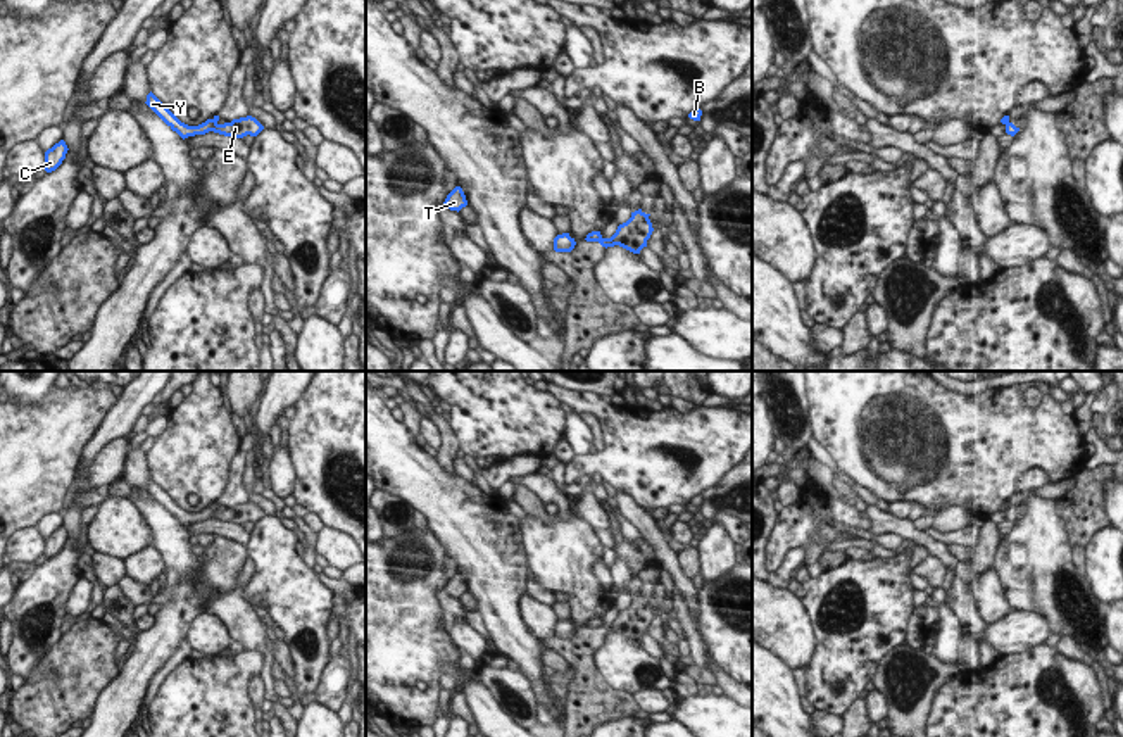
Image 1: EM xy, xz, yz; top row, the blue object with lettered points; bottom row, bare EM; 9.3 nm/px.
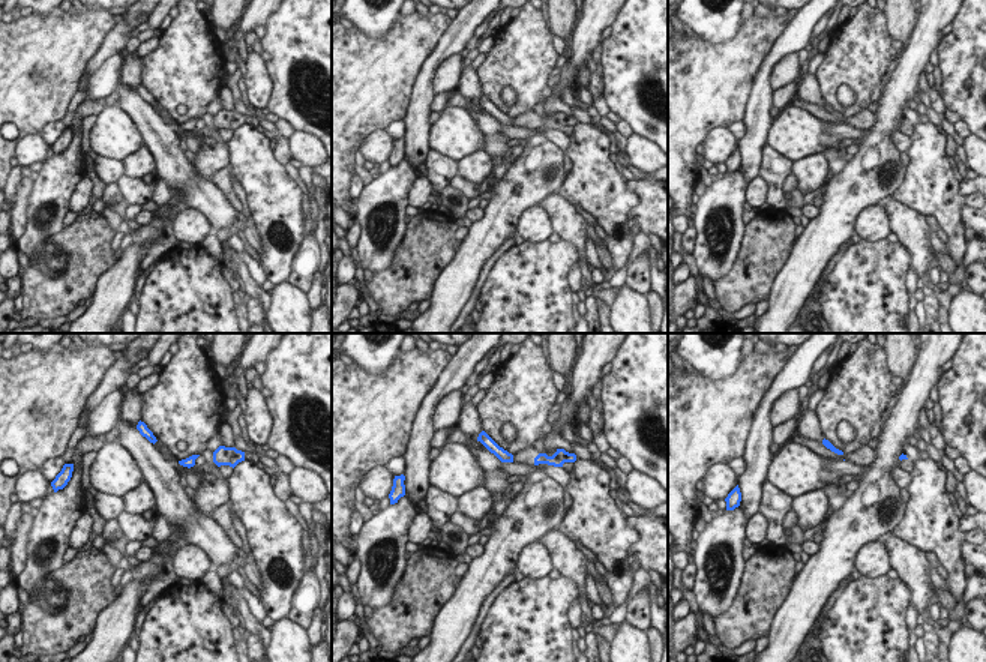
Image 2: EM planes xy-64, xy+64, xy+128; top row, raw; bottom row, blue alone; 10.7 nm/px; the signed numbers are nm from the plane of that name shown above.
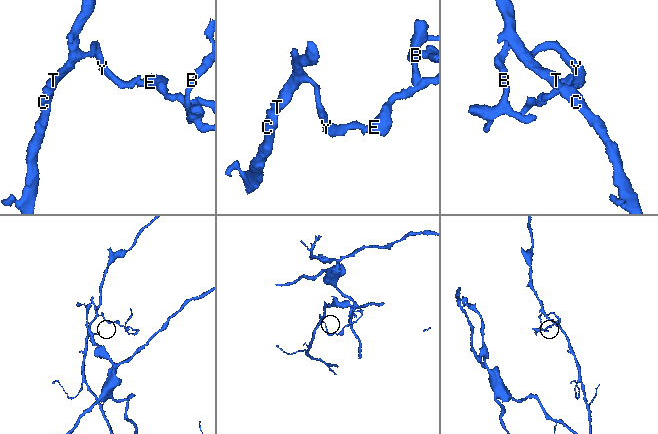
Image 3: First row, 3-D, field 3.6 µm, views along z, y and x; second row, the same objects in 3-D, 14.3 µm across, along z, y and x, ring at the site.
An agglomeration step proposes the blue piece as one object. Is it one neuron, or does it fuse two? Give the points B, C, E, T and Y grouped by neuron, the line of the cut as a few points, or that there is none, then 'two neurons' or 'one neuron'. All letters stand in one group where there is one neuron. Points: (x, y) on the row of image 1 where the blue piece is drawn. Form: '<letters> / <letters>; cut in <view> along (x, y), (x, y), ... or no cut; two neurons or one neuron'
B E / C T Y; cut in xy along (216, 123), (211, 130); two neurons

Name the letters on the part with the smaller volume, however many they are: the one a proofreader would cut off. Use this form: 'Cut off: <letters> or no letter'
Cut off: B, E

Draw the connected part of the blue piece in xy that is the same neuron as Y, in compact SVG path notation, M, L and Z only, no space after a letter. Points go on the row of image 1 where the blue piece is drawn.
M152 91L147 95L145 102L173 131L176 131L183 140L195 135L205 135L212 131L217 124L219 116L207 119L198 126L188 126L181 123Z

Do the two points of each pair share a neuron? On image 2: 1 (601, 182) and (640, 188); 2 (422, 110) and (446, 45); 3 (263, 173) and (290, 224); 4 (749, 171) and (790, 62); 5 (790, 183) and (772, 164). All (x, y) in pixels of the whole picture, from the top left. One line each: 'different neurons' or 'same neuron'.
1: different neurons
2: same neuron
3: same neuron
4: different neurons
5: different neurons

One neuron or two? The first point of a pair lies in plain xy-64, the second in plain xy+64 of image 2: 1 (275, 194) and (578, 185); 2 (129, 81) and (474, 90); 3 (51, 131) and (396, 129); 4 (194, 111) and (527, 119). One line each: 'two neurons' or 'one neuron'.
1: one neuron
2: one neuron
3: one neuron
4: two neurons

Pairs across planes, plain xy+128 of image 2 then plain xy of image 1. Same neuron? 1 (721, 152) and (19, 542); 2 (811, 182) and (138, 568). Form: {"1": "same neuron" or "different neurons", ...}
{"1": "same neuron", "2": "same neuron"}

